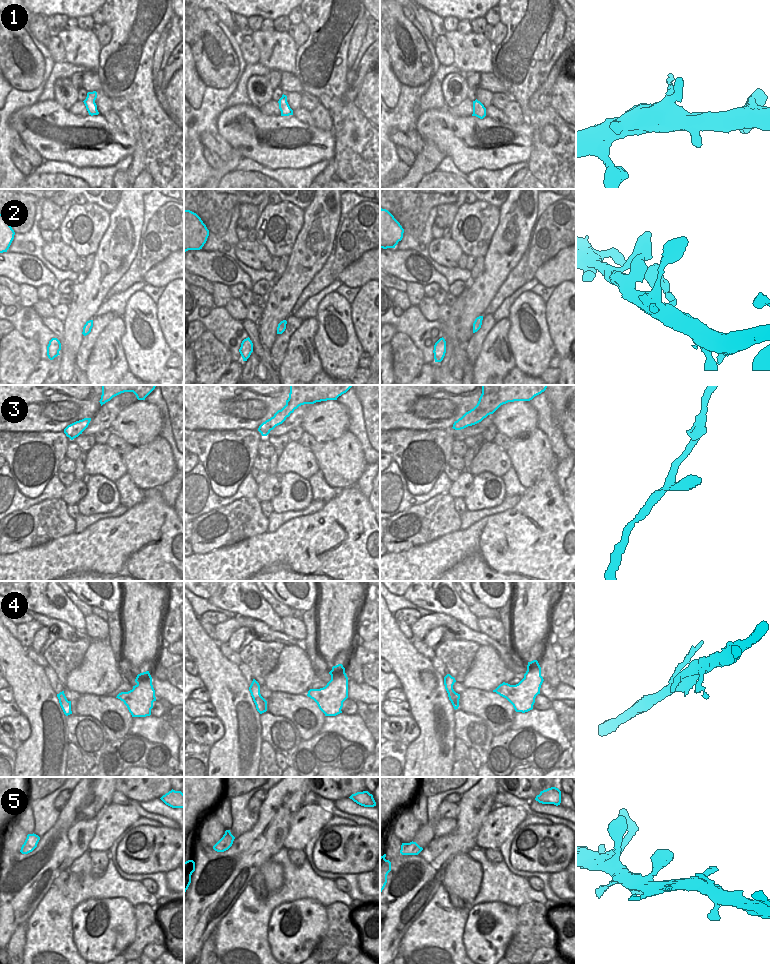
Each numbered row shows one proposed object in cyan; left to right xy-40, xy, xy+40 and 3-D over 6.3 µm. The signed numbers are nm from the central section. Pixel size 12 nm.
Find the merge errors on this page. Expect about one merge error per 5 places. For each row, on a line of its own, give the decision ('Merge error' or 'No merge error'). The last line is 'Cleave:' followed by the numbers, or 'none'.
1: No merge error
2: No merge error
3: No merge error
4: No merge error
5: No merge error
Cleave: none.

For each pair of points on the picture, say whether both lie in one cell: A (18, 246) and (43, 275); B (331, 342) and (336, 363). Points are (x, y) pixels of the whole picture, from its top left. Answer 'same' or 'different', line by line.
A: different
B: same

